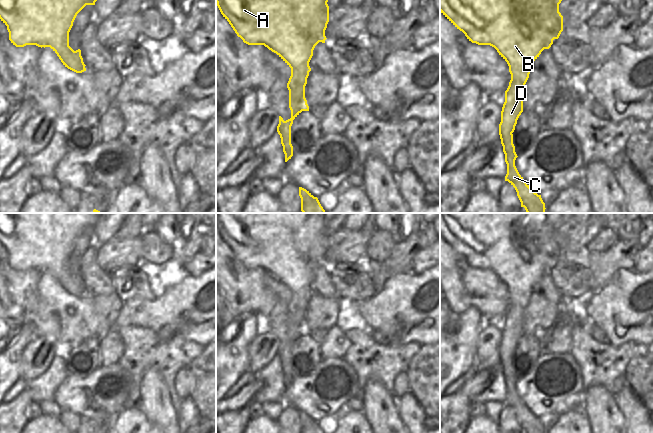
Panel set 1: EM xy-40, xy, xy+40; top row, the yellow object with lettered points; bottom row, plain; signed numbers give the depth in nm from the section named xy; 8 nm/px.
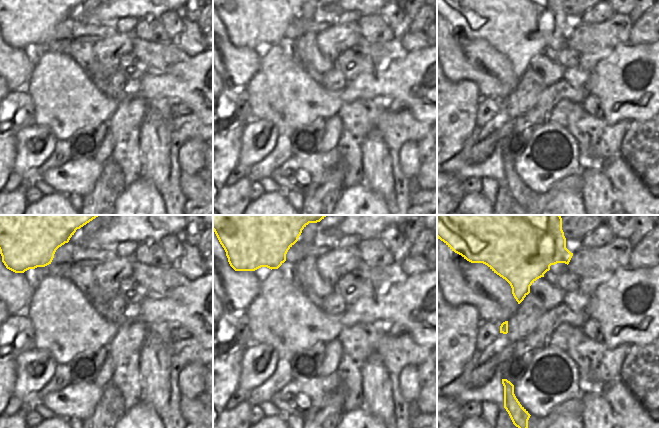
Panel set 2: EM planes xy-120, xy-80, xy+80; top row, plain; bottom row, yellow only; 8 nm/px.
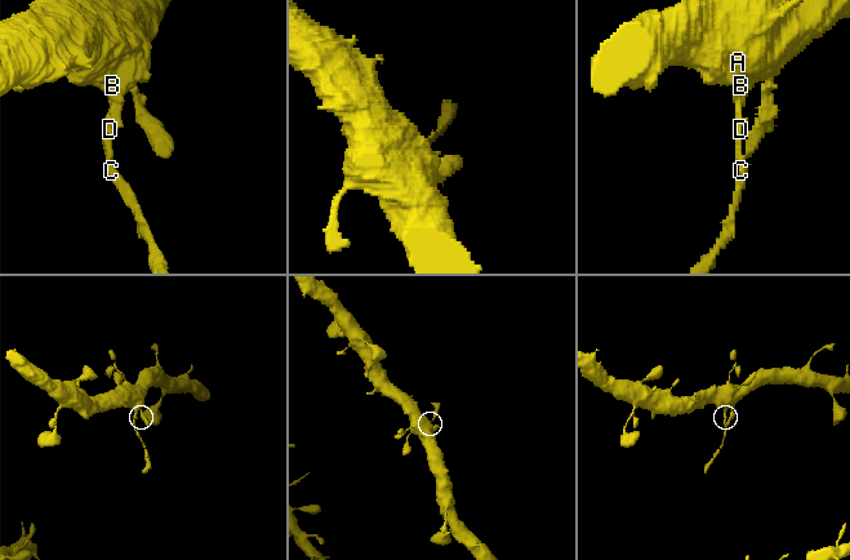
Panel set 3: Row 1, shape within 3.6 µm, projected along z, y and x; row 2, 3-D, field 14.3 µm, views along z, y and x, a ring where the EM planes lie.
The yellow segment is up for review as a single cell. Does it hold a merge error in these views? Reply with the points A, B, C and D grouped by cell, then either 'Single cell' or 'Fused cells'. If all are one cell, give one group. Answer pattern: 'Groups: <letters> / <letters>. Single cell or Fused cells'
Groups: A B D / C. Fused cells.

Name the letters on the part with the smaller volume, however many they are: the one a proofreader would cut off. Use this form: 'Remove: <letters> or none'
Remove: C

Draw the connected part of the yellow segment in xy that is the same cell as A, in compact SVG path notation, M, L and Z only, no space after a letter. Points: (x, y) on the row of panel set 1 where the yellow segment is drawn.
M216 0L221 14L244 43L248 45L264 45L276 53L291 68L291 76L287 83L291 118L284 121L279 116L279 124L277 126L279 135L291 133L293 120L302 111L309 111L305 98L305 86L311 71L309 62L313 56L313 50L319 42L325 43L327 39L325 36L325 30L329 22L329 6L327 2L328 0Z

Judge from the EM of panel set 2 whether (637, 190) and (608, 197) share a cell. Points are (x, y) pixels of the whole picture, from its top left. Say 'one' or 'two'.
two

